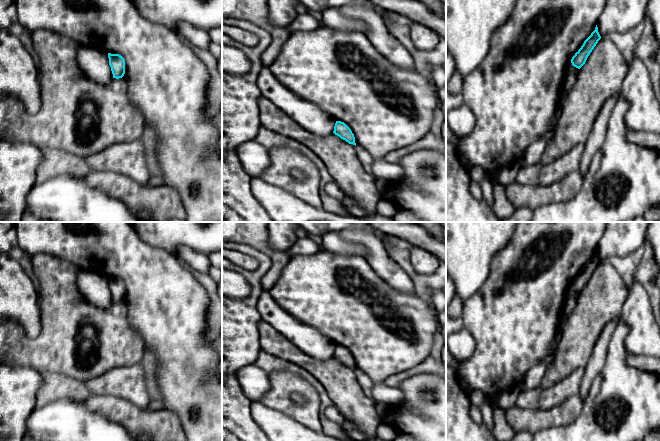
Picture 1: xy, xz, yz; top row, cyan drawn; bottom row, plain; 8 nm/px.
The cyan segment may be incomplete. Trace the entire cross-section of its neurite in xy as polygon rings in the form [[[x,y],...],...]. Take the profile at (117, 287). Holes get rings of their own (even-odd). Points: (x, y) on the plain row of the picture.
[[[108,277],[109,289],[113,298],[113,302],[122,302],[125,298],[125,284],[119,278]]]

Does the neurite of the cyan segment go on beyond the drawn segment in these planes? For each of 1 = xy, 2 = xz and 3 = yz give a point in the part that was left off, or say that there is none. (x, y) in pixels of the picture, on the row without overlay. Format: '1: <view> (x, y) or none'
1: none
2: none
3: none

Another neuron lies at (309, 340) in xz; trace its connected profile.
[[[269,291],[261,293],[256,307],[261,320],[270,324],[308,356],[317,360],[328,360],[333,357],[336,344],[317,329],[303,324],[286,312]]]

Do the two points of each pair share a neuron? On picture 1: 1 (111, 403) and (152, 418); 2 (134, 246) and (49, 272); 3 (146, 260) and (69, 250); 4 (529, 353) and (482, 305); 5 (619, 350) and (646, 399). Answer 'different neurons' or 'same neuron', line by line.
1: same neuron
2: different neurons
3: same neuron
4: same neuron
5: same neuron

